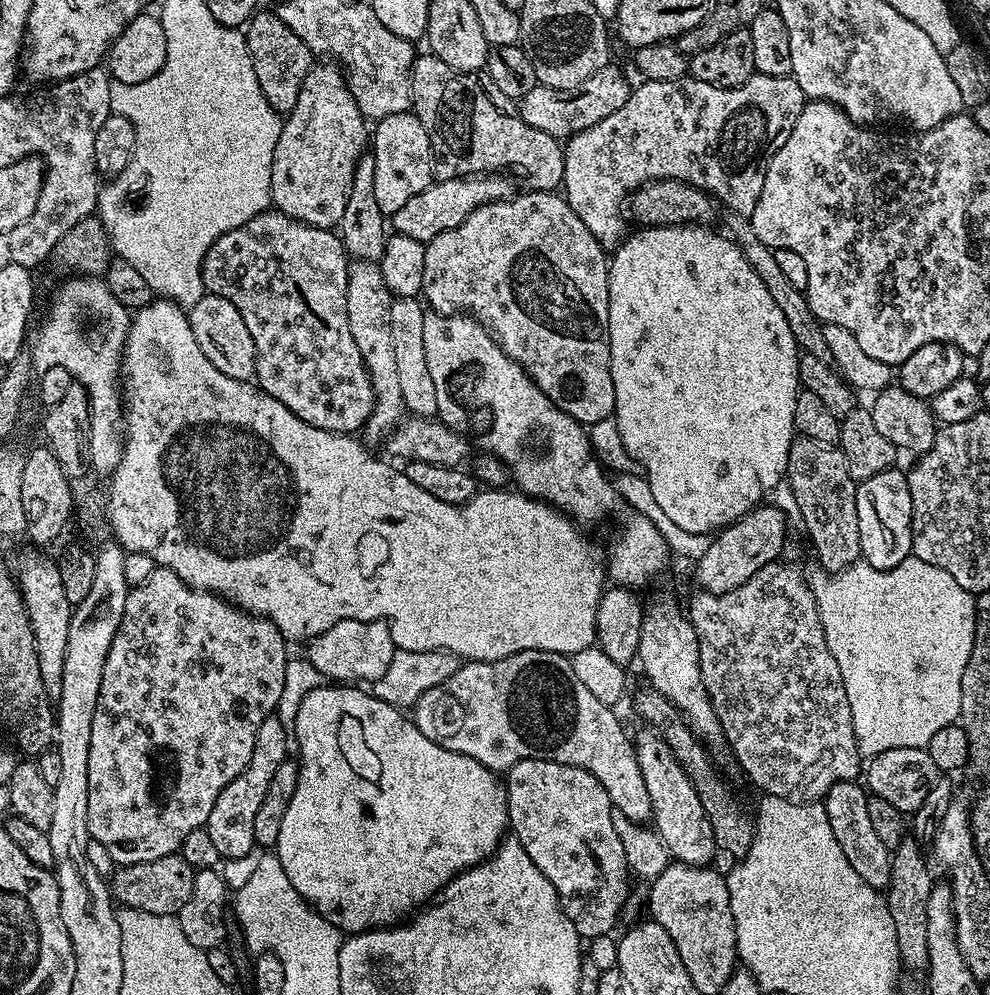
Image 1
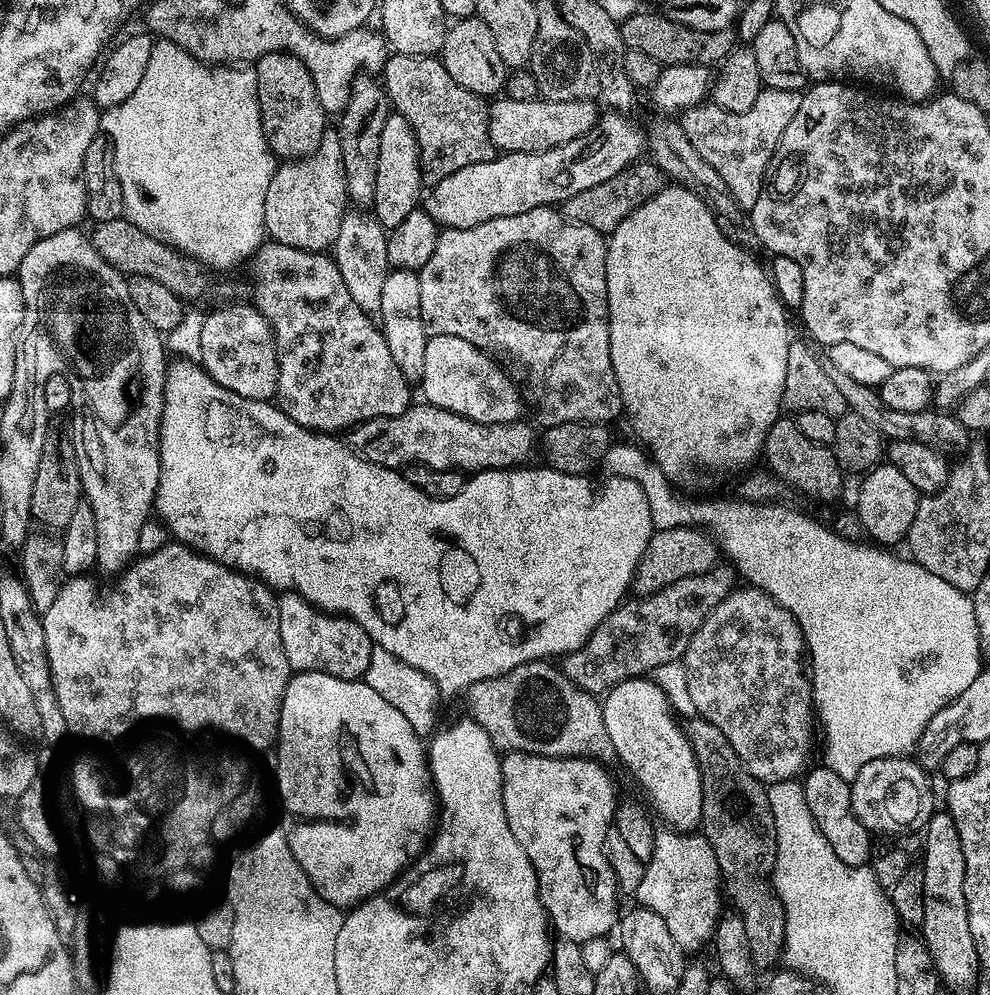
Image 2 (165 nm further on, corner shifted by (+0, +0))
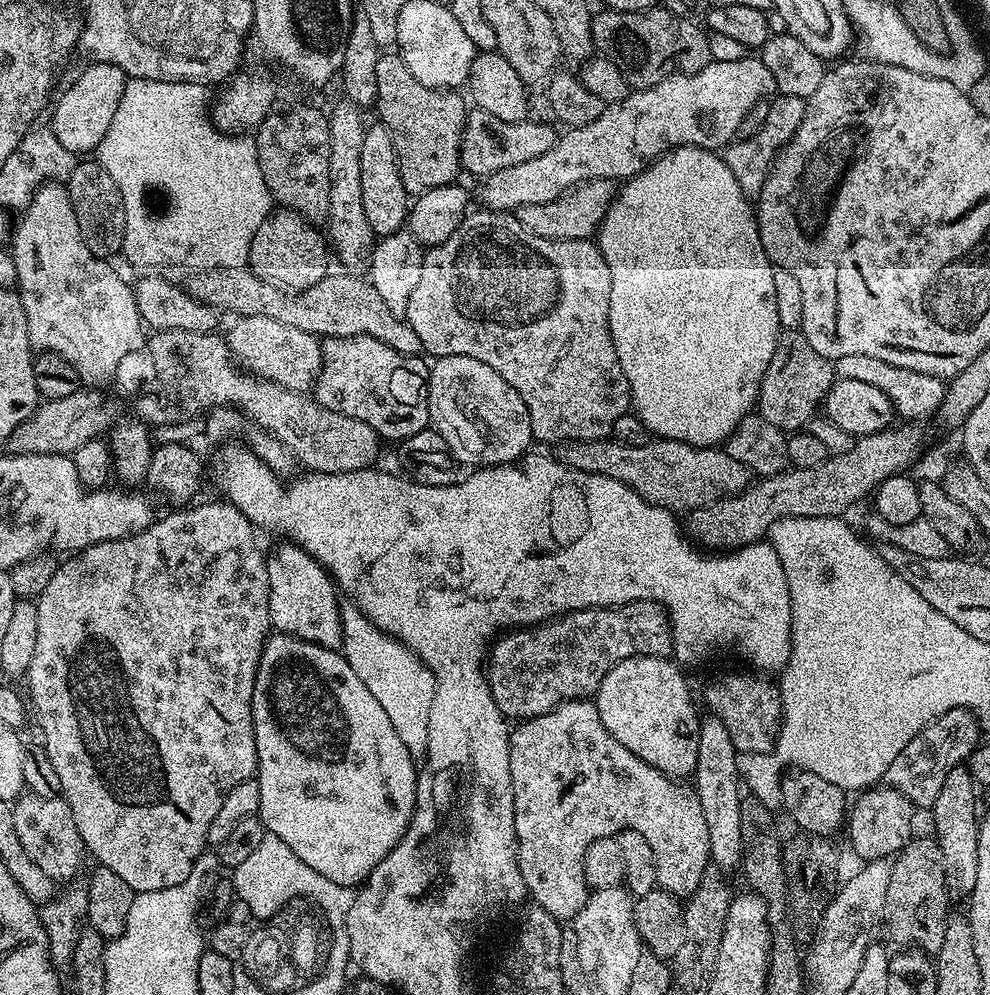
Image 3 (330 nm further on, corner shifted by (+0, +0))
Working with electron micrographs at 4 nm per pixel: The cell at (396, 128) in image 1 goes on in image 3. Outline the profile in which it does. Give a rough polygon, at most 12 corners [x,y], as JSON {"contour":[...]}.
{"contour":[[379,122],[362,138],[362,207],[377,237],[405,227],[392,131]]}

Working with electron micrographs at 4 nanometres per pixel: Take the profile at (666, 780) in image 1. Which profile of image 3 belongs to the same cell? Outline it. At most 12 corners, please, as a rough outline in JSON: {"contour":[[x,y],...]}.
{"contour":[[635,656],[602,678],[602,726],[673,780],[698,766],[681,665]]}

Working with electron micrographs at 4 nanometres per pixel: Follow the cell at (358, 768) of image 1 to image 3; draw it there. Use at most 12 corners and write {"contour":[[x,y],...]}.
{"contour":[[269,635],[258,813],[355,889],[417,761],[336,650]]}

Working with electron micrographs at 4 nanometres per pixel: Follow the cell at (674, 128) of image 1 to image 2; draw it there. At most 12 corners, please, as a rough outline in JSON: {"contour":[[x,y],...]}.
{"contour":[[761,87],[742,114],[683,115],[695,150],[752,209],[800,92]]}

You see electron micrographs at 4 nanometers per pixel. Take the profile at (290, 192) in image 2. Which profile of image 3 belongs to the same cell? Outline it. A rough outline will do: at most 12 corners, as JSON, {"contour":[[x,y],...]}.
{"contour":[[273,211],[247,267],[293,293],[330,272],[330,244],[297,212]]}

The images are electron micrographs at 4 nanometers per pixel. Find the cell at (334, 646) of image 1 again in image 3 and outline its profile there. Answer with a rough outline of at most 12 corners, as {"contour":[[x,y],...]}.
{"contour":[[291,542],[267,553],[272,628],[344,643],[328,571]]}

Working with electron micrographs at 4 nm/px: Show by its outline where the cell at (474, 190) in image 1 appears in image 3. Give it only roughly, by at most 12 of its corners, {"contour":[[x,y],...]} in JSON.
{"contour":[[755,55],[629,91],[486,177],[511,213],[674,148],[723,149],[771,97]]}

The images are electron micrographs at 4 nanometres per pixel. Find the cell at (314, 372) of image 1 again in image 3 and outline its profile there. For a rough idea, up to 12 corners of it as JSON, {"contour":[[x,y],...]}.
{"contour":[[327,337],[314,398],[385,441],[429,427],[429,365]]}

